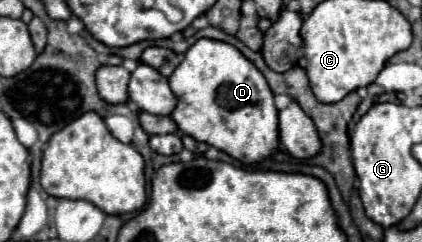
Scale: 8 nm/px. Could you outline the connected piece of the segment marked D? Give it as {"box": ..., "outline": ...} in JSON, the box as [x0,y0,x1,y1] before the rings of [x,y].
{"box":[168,38,278,164],"outline":[[[202,38],[188,48],[184,60],[176,66],[168,84],[174,94],[178,94],[178,102],[170,114],[182,134],[192,136],[198,142],[206,142],[226,152],[228,156],[254,164],[268,158],[278,148],[278,110],[274,106],[274,94],[266,84],[266,78],[254,68],[254,64],[232,44]]]}

